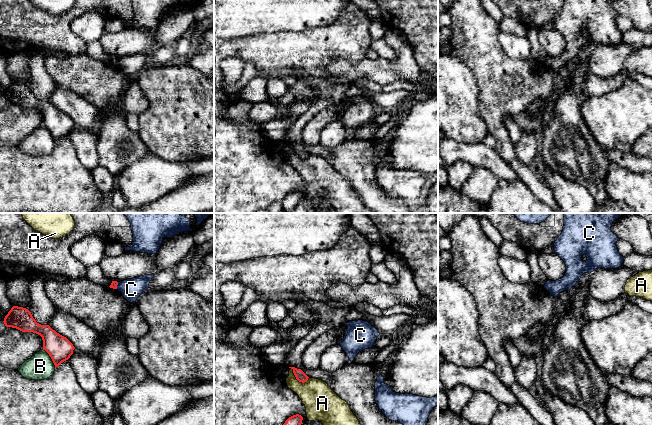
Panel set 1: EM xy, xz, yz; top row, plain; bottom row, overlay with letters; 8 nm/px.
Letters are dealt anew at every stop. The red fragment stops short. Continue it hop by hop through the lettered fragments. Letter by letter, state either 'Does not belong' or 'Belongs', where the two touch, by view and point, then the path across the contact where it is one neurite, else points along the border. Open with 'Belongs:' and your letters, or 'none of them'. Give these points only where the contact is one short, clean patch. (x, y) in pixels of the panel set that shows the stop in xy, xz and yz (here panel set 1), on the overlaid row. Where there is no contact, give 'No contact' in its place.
Belongs: none of them
A: Does not belong. Touches red at xz (297, 379)
B: Does not belong. Touches red at xy (51, 358)
C: Does not belong. Touches red at xy (117, 284). Boundary: xy (118, 282), (116, 288)

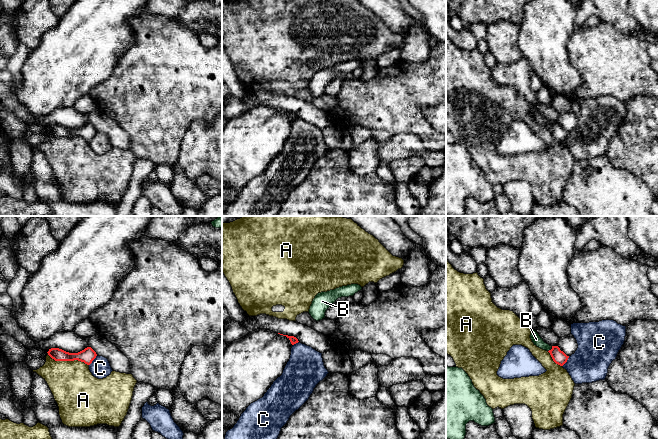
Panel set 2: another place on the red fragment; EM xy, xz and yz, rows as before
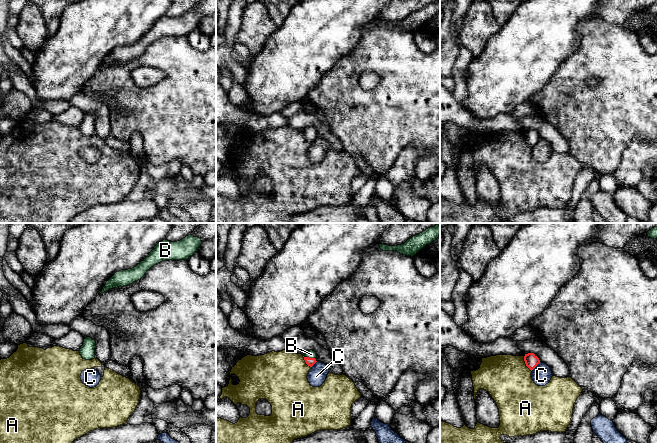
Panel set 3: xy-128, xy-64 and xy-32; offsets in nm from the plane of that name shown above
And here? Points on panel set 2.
Belongs: B
A: Does not belong. Touches red at xy (67, 360). Boundary: xy (47, 352), (55, 360), (80, 360), (88, 365)
B: Belongs. Touches red at yz (551, 349). Path across: yz (559, 357), (551, 349), (542, 345), (536, 339)
C: Does not belong. Touches red at yz (566, 361)

